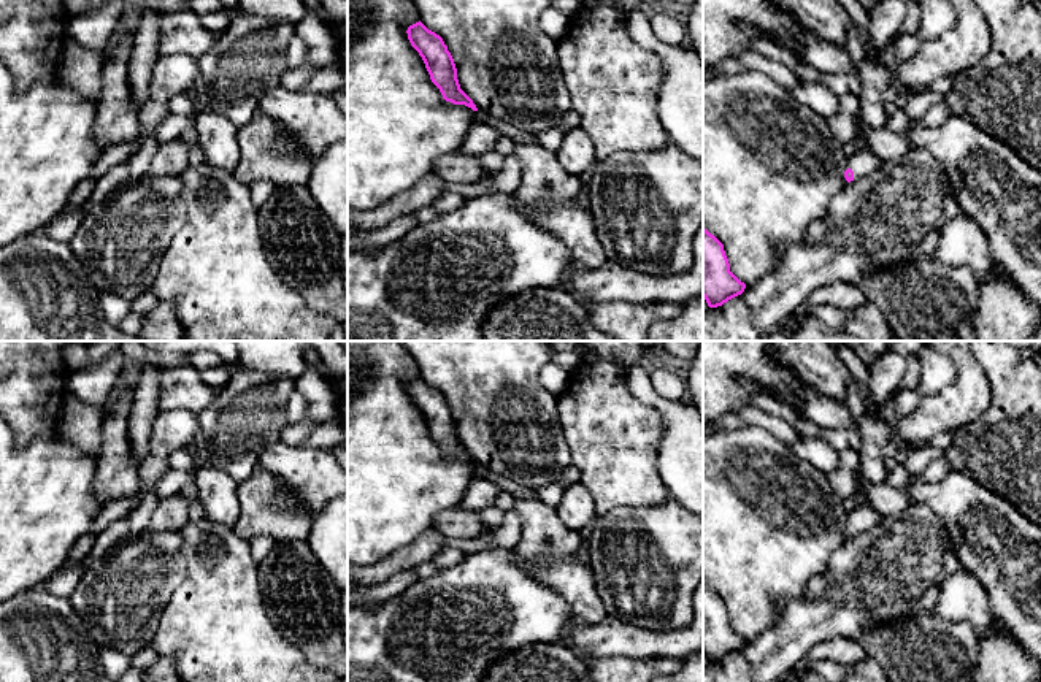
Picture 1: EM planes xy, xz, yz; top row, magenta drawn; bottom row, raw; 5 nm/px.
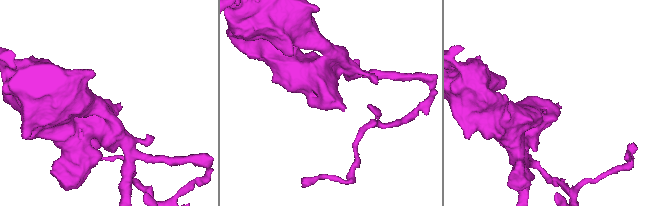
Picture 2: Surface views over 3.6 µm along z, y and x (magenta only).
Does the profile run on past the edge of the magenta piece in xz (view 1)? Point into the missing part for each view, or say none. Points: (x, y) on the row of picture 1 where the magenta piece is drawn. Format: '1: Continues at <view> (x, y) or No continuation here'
1: No continuation here

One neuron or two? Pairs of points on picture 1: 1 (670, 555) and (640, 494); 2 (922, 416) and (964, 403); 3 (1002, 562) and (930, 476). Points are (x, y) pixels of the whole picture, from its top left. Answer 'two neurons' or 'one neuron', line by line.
1: two neurons
2: one neuron
3: two neurons

